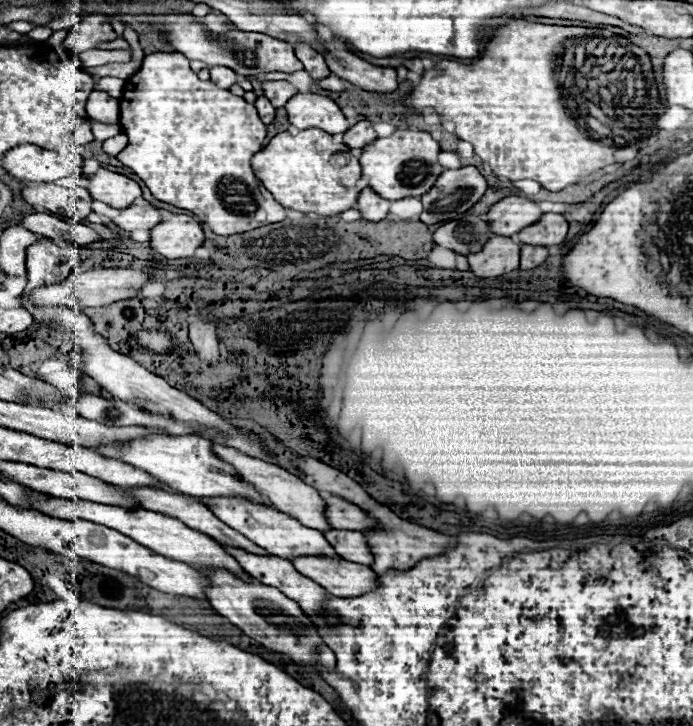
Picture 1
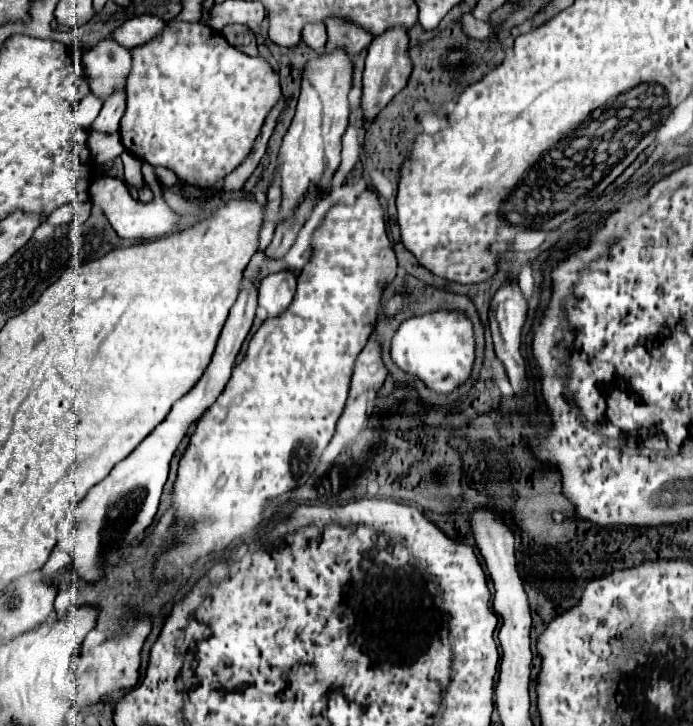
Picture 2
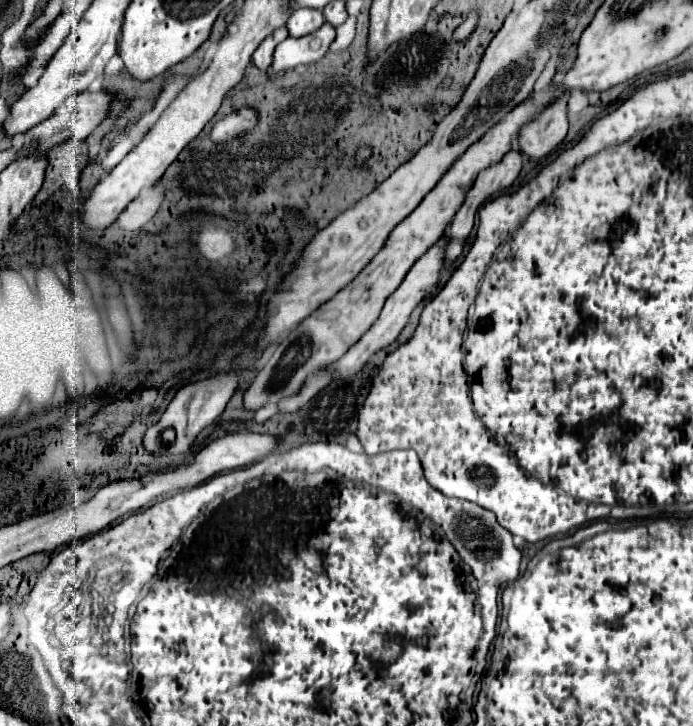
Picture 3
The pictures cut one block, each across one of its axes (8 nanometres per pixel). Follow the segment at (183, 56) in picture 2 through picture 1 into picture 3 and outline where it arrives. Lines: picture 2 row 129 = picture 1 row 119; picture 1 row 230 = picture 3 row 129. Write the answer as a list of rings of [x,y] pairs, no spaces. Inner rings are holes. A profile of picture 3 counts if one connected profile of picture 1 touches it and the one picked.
[[[240,108],[238,112],[216,122],[210,136],[214,142],[226,142],[226,140],[232,140],[238,134],[250,130],[254,124],[256,124],[256,112],[252,108]]]

